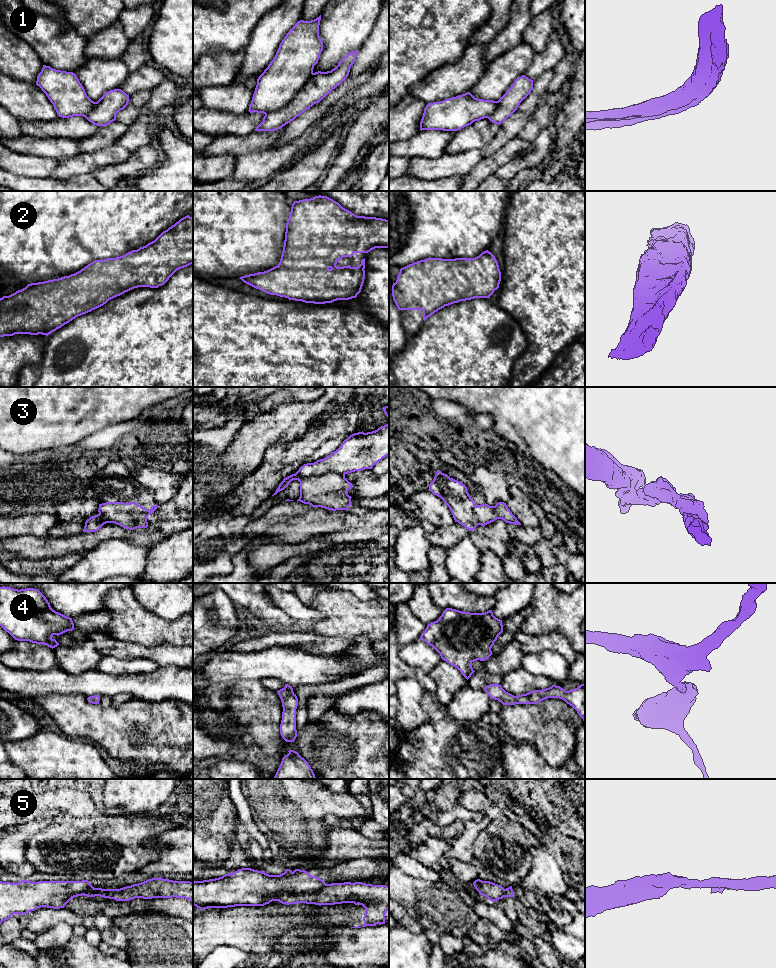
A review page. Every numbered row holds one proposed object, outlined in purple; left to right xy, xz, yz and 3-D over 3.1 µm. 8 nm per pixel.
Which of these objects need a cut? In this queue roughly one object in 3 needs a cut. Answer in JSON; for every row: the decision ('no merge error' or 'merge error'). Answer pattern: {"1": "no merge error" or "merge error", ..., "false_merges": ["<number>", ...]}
{"1": "merge error", "2": "no merge error", "3": "merge error", "4": "no merge error", "5": "merge error", "false_merges": ["1", "3", "5"]}

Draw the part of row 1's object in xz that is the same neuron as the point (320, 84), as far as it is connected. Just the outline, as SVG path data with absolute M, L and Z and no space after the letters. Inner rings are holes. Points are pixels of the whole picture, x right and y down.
M352 51L344 56L331 71L313 73L288 104L279 111L265 114L263 121L256 127L255 131L278 130L314 104L319 103L348 77L350 68L356 60L356 55L357 51Z

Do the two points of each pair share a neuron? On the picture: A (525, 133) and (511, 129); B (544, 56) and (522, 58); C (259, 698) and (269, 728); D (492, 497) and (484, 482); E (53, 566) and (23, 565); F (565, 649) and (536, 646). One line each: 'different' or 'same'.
A: different
B: different
C: same
D: same
E: same
F: same

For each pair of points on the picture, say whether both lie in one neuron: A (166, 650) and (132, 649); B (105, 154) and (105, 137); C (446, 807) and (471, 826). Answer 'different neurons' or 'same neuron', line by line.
A: same neuron
B: different neurons
C: different neurons

